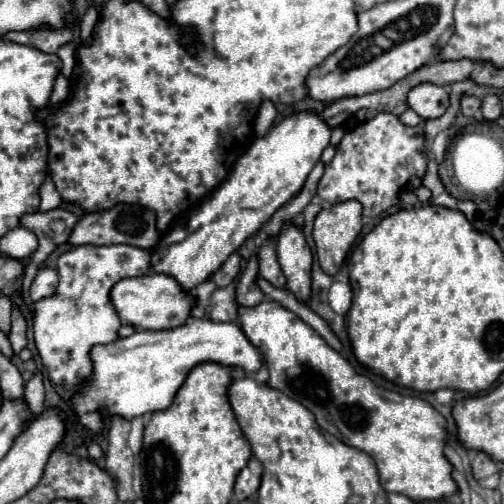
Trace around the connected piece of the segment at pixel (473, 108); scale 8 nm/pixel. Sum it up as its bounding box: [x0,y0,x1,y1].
[462,97,482,117]

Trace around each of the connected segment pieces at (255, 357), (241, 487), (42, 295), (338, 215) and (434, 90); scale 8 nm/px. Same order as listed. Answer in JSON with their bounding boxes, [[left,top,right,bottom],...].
[[70,319,264,435],[234,457,262,501],[30,269,58,301],[314,201,362,273],[408,83,448,119]]

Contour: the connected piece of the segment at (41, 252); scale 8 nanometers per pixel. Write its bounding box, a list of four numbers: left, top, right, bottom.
[20,209,78,273]

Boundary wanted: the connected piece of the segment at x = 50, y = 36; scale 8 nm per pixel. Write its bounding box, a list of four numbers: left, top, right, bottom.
[6,27,72,53]

